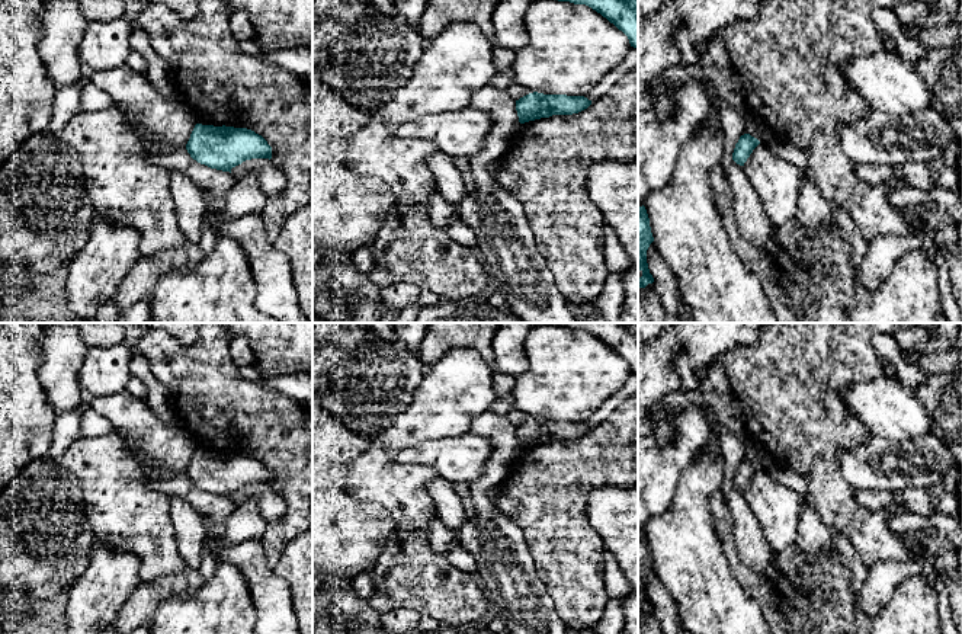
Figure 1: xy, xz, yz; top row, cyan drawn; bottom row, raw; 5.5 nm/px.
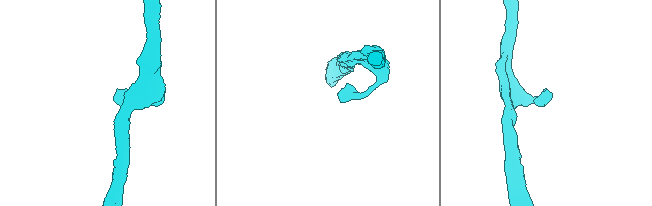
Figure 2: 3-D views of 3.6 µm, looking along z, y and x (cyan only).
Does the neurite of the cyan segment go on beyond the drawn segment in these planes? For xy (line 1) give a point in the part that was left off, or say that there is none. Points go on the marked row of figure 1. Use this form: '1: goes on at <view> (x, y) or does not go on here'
1: does not go on here

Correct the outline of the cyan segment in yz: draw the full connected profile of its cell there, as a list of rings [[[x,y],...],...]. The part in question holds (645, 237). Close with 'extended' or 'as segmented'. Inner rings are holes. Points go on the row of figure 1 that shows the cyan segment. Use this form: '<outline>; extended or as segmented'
[[[644,205],[638,206],[638,269],[642,272],[642,276],[638,279],[638,288],[645,288],[654,282],[647,263],[647,250],[652,241],[647,209]]]; as segmented

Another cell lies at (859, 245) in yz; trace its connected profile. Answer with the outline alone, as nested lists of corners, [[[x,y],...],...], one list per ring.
[[[828,201],[831,217],[840,228],[841,234],[849,240],[852,246],[852,268],[857,273],[860,263],[869,252],[869,241],[863,237],[859,227],[850,218],[847,211],[837,202]]]

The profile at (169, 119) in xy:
[[[126,64],[108,71],[92,71],[90,81],[121,108],[141,116],[151,135],[169,148],[186,147],[196,125],[192,109],[179,97],[166,97]]]

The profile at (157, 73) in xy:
[[[134,26],[129,36],[129,47],[144,58],[144,76],[148,83],[166,97],[176,96],[170,70],[160,55],[153,49],[150,38],[142,29]]]

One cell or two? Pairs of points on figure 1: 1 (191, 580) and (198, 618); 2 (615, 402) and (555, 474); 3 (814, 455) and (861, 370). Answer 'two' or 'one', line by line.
1: two
2: two
3: one

